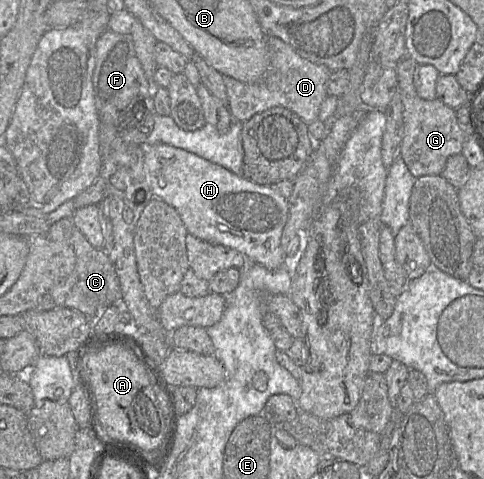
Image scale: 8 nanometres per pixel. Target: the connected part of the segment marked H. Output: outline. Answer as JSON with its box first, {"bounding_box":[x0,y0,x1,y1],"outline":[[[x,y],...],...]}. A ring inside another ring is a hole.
{"bounding_box":[140,144,290,269],"outline":[[[167,144],[140,145],[144,151],[144,173],[153,197],[162,199],[180,215],[188,233],[241,252],[248,262],[268,269],[278,269],[290,260],[281,245],[281,235],[288,217],[288,201],[274,187],[249,181],[221,165],[192,152]]]}

